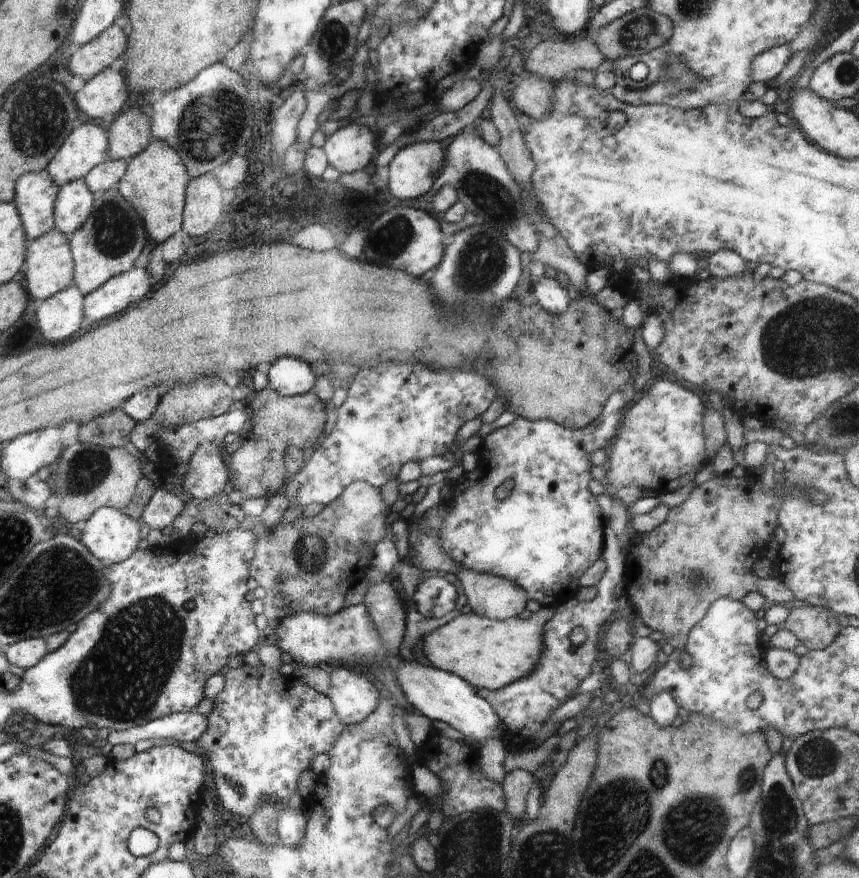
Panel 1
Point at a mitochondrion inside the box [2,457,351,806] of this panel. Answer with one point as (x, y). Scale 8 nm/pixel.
(121, 679)

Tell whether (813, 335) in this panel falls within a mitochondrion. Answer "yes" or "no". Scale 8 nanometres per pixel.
yes

